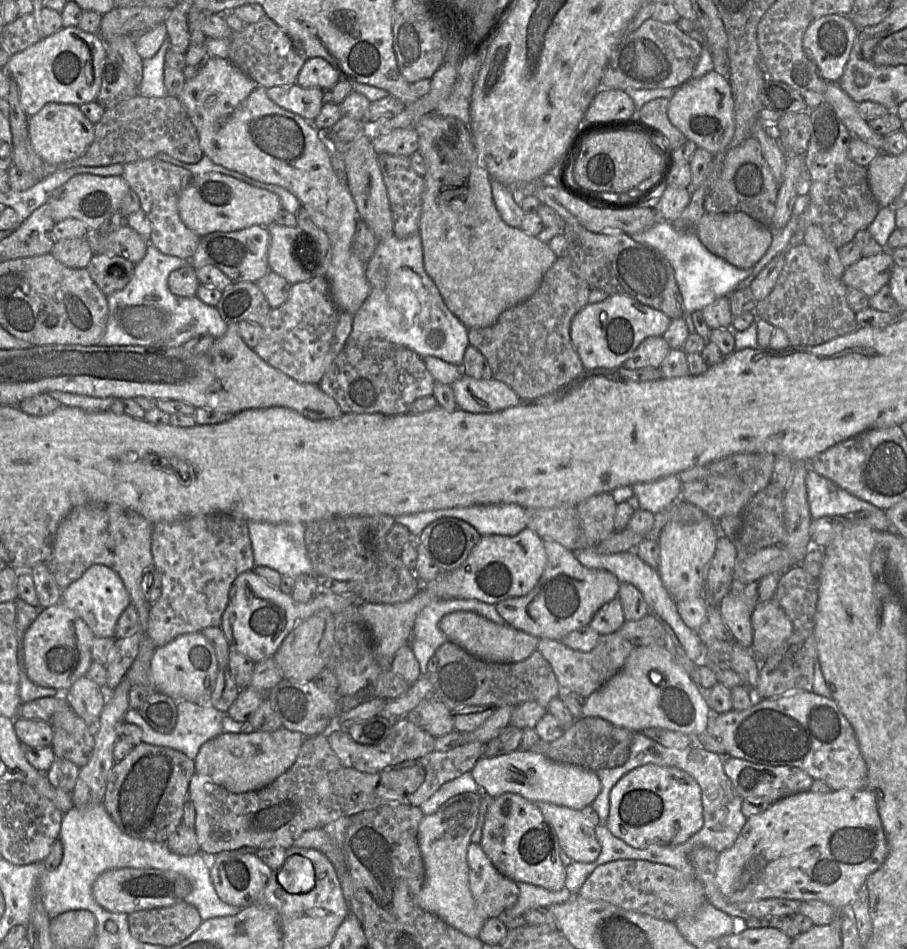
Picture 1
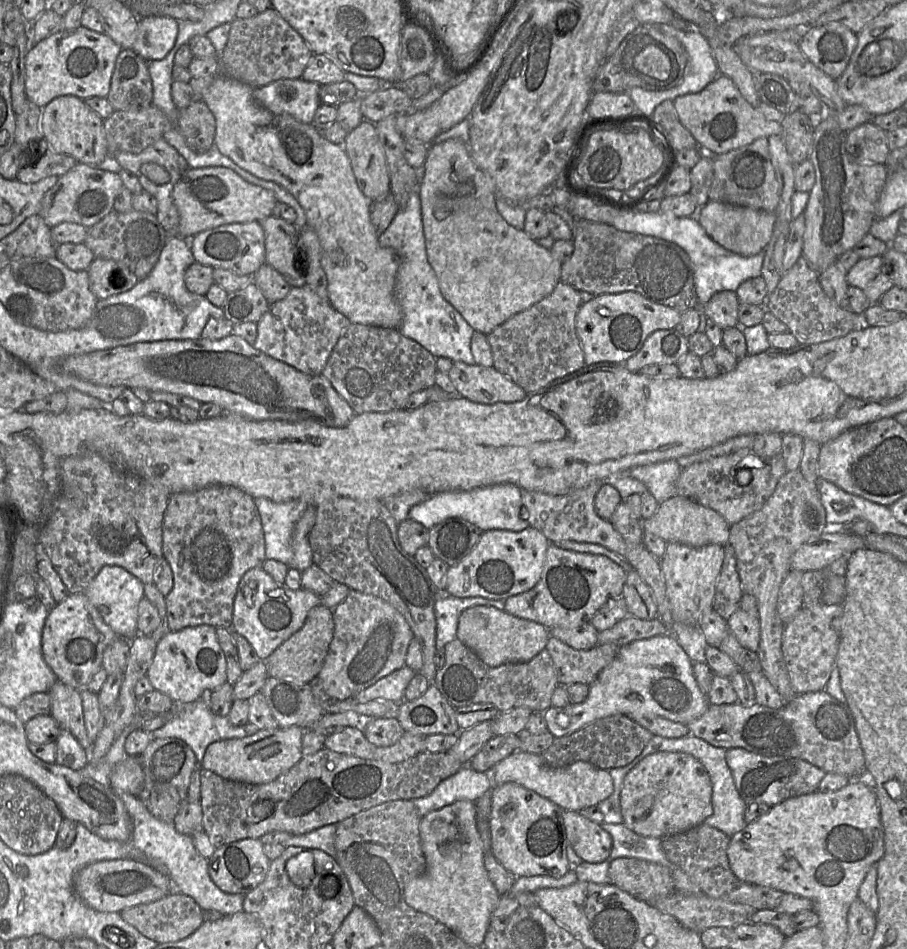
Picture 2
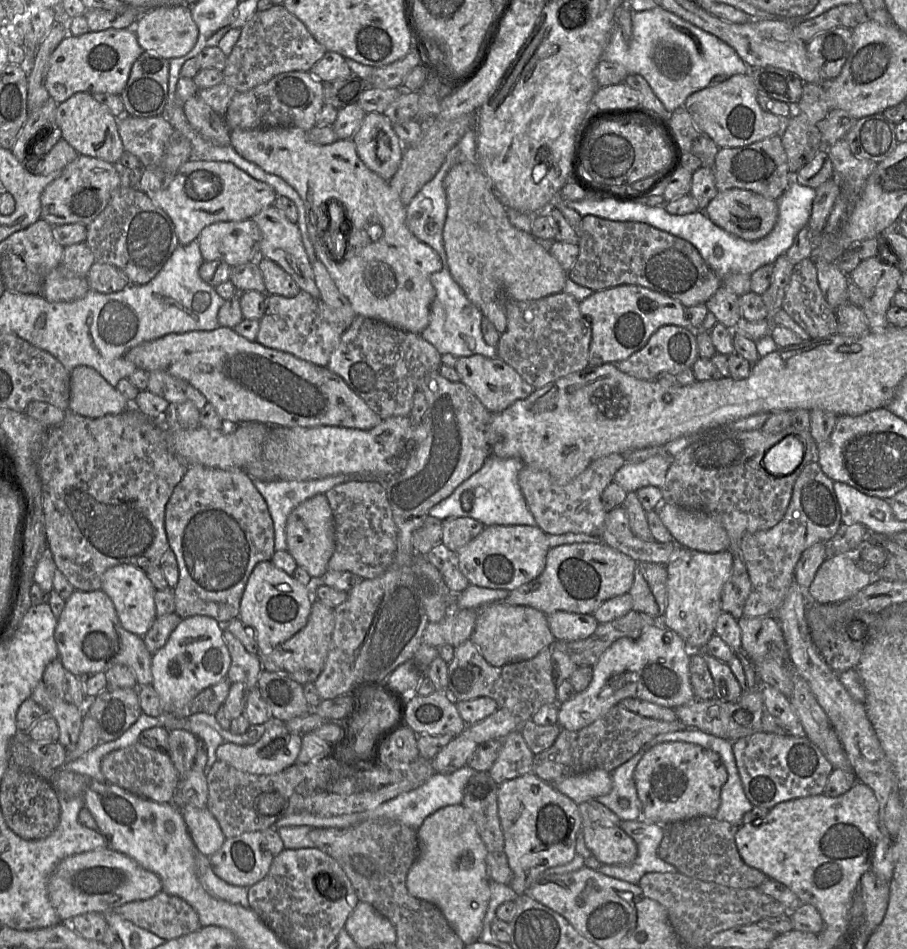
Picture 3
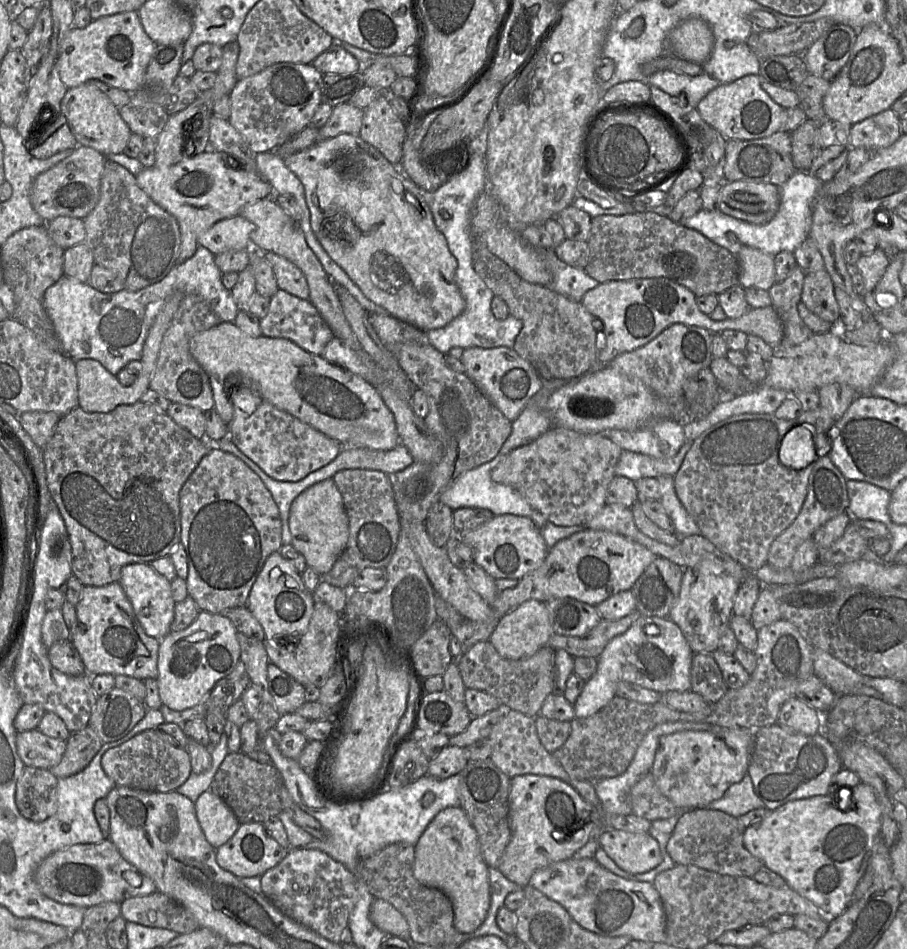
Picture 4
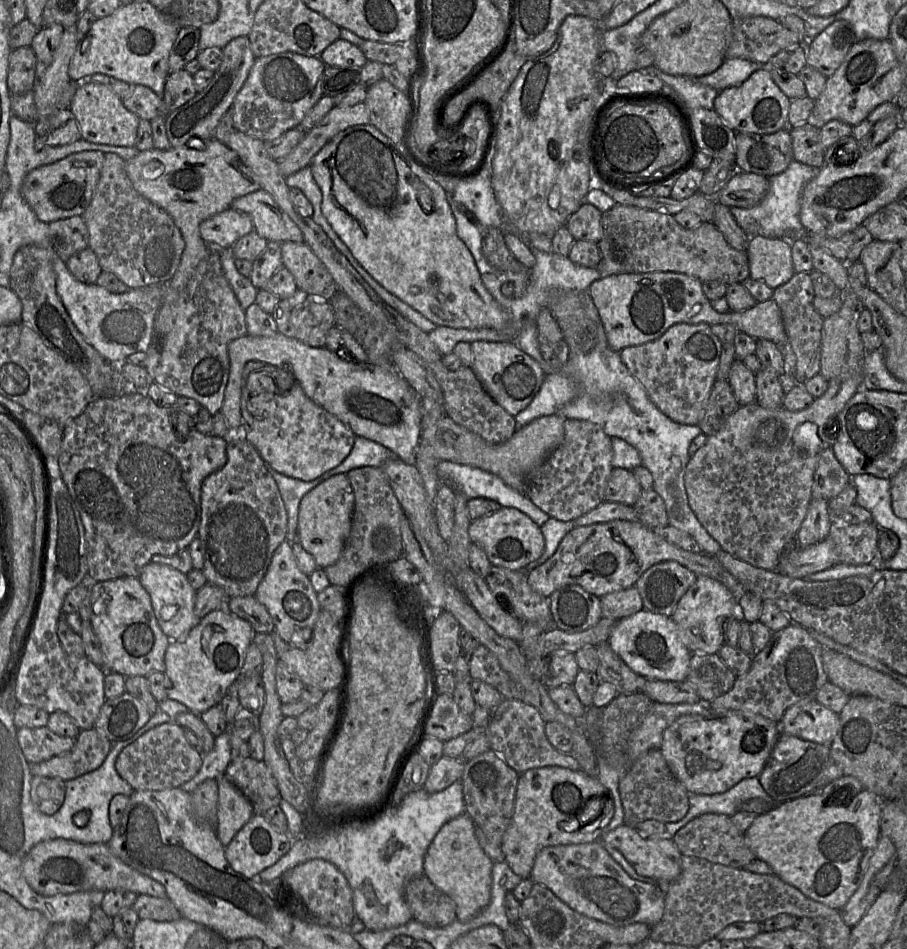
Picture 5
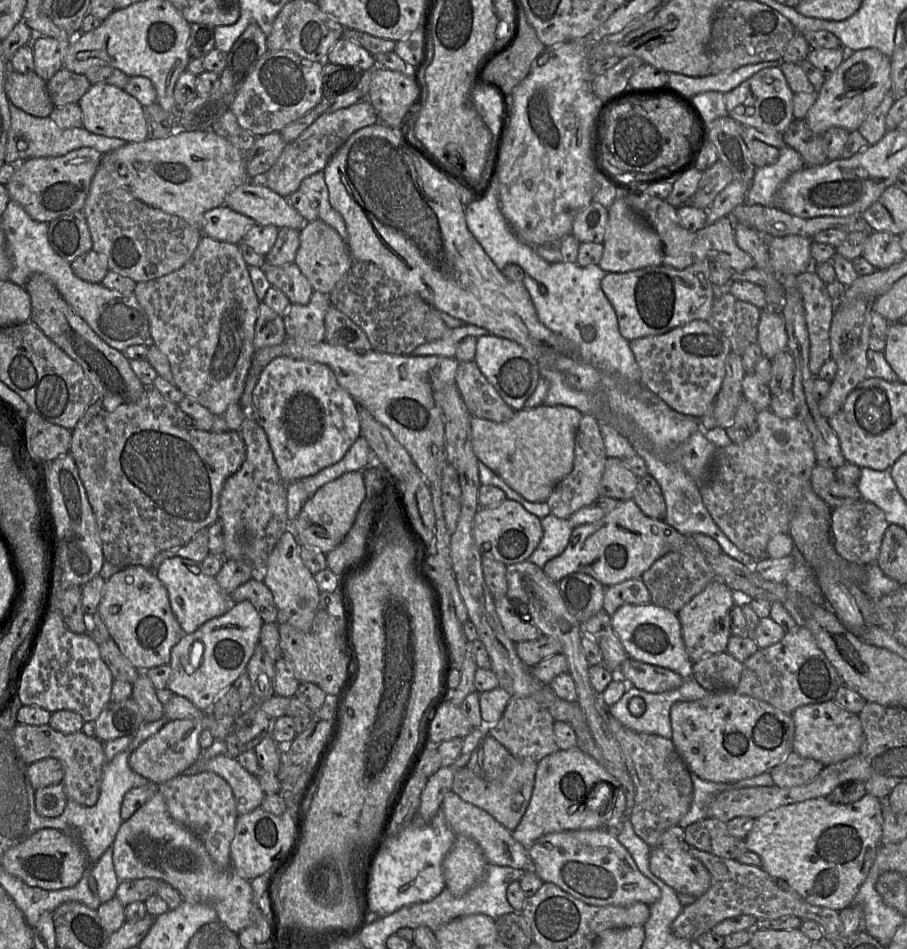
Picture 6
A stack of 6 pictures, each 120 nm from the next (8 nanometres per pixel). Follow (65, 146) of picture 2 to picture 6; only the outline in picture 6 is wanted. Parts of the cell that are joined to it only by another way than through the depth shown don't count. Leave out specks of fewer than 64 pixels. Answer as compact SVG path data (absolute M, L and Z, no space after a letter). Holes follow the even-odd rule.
M97 83L77 102L82 113L82 127L87 131L109 138L119 138L127 143L140 143L147 139L147 126L143 115L143 106L123 89Z

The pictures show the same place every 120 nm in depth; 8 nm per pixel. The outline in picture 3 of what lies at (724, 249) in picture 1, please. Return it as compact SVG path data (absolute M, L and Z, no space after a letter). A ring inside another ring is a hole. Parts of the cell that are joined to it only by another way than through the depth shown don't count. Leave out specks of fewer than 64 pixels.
M731 188L718 192L704 213L714 224L730 234L747 241L756 241L765 237L774 228L778 219L778 201L749 190Z

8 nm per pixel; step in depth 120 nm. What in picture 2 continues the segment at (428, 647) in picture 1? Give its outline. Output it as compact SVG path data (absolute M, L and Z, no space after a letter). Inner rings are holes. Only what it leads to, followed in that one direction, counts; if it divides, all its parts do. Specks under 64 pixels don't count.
M442 594L434 607L436 619L436 650L444 649L445 645L456 638L460 614L474 606L492 606L505 611L504 600L492 600L483 597L459 598Z

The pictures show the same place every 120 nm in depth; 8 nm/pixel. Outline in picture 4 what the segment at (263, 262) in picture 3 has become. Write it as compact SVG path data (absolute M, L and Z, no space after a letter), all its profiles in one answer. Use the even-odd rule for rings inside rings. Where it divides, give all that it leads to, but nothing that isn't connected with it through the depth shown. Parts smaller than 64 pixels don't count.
M273 252L264 254L271 265L280 290L309 300L309 286L303 272L288 259Z

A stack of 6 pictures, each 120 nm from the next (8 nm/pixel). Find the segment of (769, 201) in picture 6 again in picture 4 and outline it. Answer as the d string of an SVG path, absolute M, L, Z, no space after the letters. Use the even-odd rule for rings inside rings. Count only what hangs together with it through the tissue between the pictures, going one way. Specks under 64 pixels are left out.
M795 171L779 187L779 208L774 217L766 224L751 224L726 215L717 209L713 211L701 209L680 225L697 230L712 242L726 248L734 255L738 255L743 246L757 248L772 256L783 251L794 252L809 237L813 205L822 184L821 180L807 171Z

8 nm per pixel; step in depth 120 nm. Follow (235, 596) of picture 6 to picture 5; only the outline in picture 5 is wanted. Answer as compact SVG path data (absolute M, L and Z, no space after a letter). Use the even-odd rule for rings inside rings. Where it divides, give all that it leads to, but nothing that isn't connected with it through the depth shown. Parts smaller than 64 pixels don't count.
M254 595L228 598L225 609L250 623L256 633L272 633L273 620L266 607Z

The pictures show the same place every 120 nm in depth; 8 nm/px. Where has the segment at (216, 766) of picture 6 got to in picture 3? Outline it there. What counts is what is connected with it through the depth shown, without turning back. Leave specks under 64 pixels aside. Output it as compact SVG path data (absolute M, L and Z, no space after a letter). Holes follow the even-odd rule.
M186 805L180 811L197 849L208 857L216 853L226 838L207 807L197 808Z

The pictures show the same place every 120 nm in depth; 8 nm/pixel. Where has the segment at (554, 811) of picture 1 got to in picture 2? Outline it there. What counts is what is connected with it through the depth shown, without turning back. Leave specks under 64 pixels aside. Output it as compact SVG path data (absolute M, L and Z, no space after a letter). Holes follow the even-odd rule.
M563 810L561 817L568 845L582 861L601 863L609 857L612 838L601 825L585 818L577 811Z

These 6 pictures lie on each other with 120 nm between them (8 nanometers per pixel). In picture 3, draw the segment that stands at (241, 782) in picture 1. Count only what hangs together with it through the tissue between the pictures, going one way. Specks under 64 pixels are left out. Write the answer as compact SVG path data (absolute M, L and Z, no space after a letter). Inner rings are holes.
M272 717L266 726L262 737L253 745L242 746L232 742L220 745L216 750L217 760L223 761L237 770L255 775L276 774L297 763L302 736L292 734L284 723L275 721Z

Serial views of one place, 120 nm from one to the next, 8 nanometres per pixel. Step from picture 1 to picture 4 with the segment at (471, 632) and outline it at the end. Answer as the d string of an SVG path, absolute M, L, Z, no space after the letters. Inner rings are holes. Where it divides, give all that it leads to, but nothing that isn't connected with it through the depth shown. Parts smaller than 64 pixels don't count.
M528 600L500 618L488 641L502 657L518 660L529 657L546 646L553 633L545 603Z

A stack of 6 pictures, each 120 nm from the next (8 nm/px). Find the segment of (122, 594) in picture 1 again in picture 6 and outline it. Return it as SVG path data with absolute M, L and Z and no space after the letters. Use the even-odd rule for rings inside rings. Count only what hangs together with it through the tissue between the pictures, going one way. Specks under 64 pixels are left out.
M173 557L163 560L155 570L167 590L171 609L184 634L195 632L206 621L226 613L234 604L231 595L220 587L215 577L202 572L200 563Z

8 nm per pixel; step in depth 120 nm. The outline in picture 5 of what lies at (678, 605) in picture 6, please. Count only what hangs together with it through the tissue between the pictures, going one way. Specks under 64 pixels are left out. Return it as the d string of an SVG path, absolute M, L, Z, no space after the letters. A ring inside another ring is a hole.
M668 560L646 569L634 585L641 596L643 609L671 617L677 602L697 576L680 563Z

